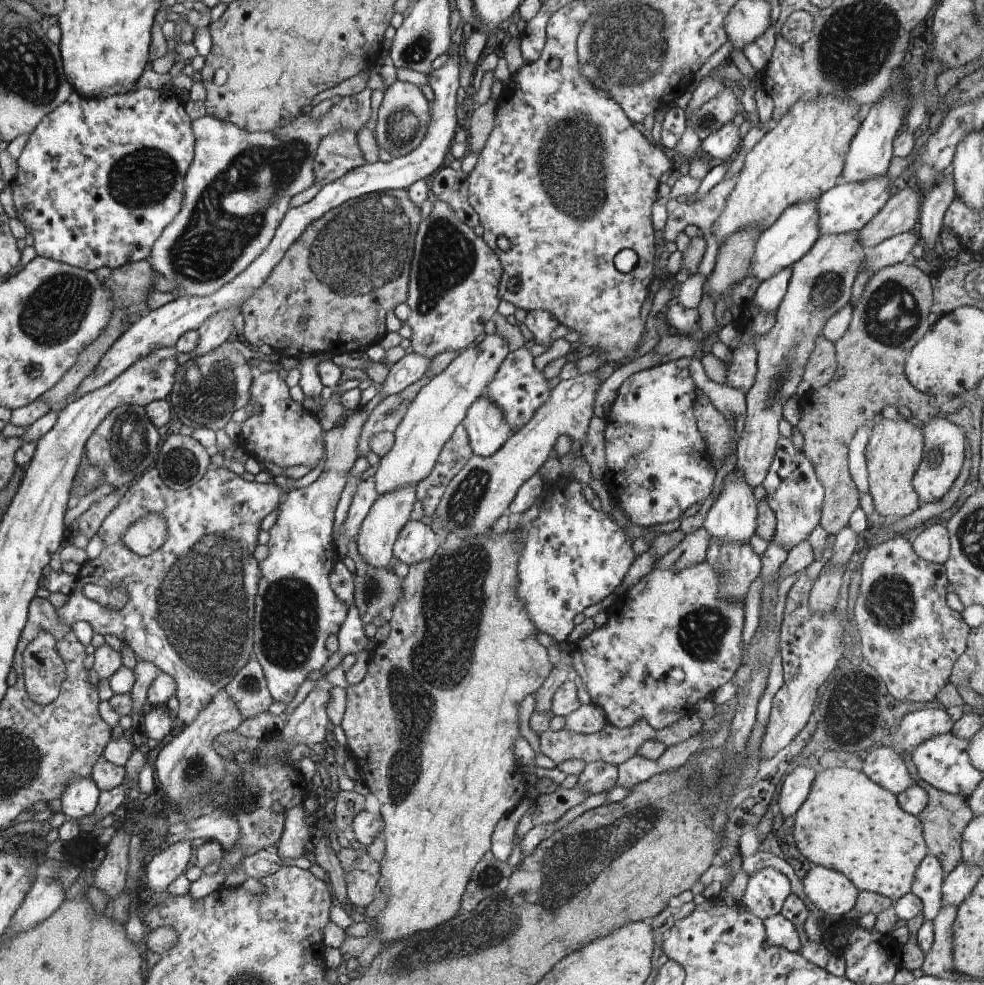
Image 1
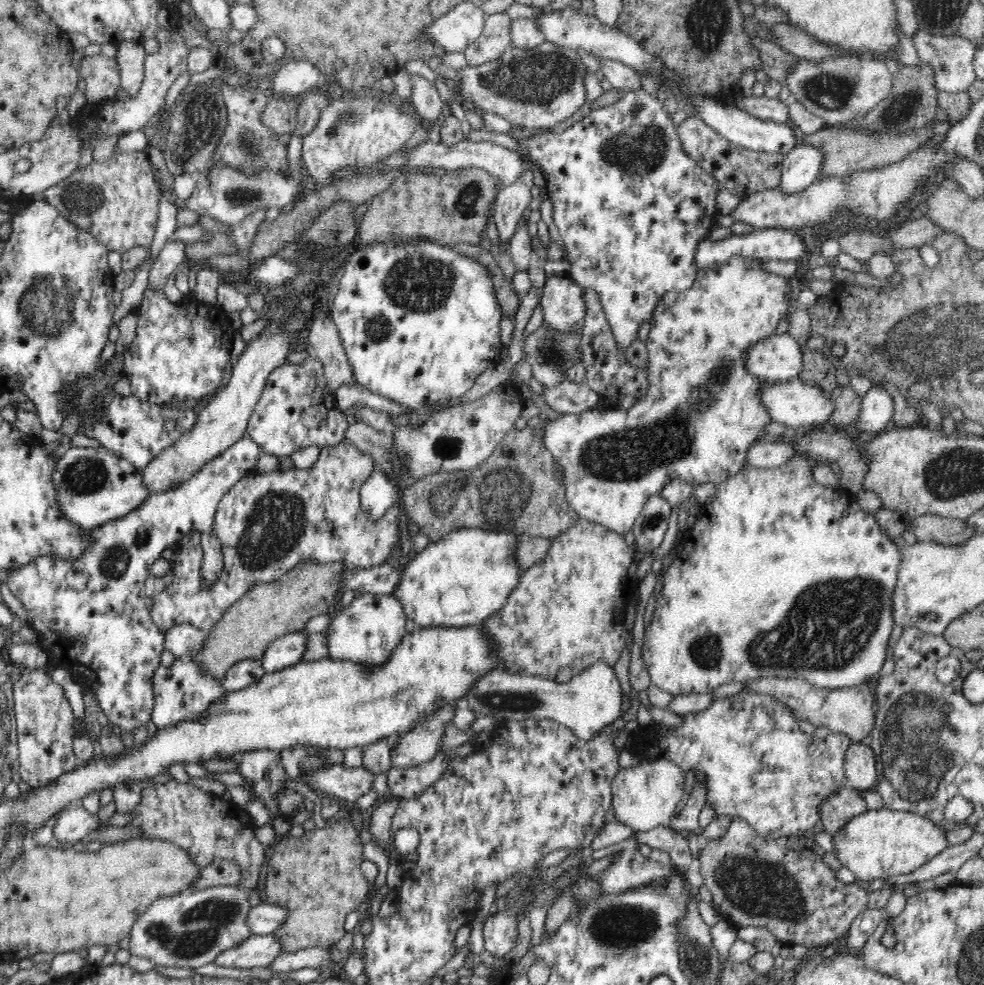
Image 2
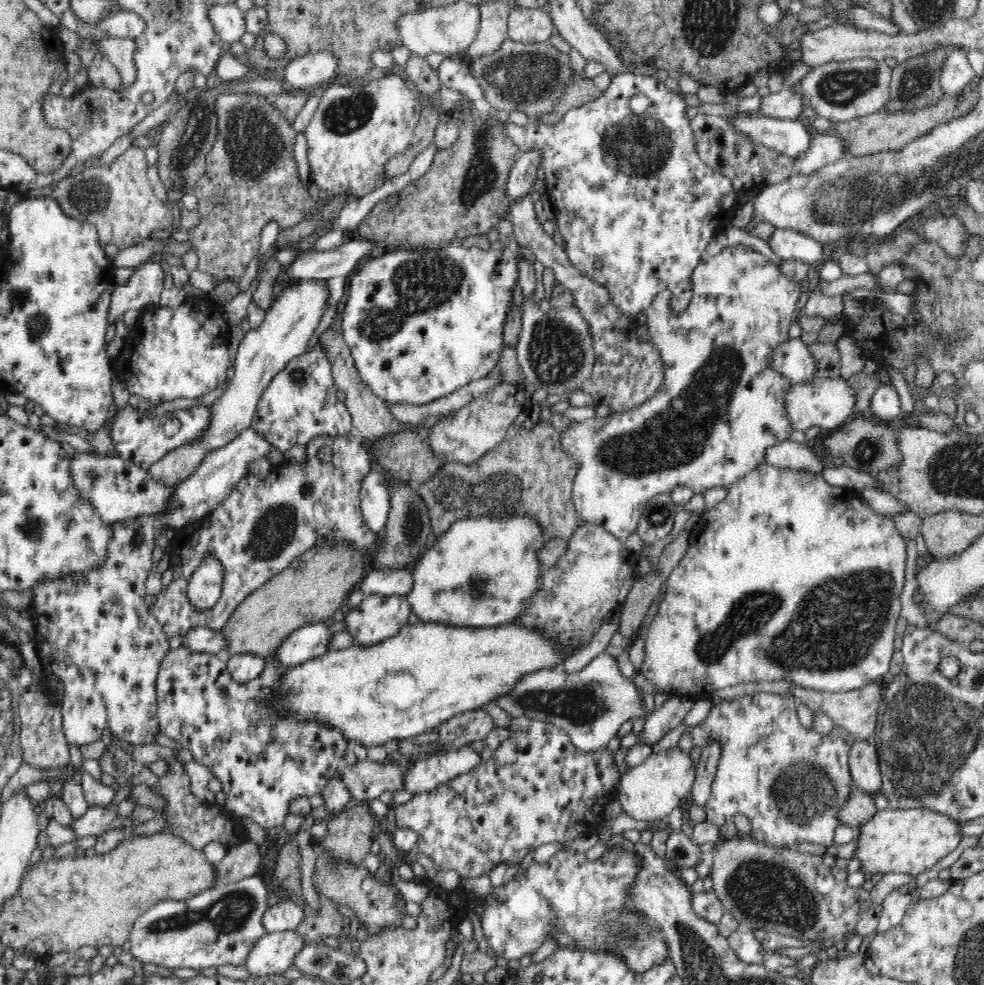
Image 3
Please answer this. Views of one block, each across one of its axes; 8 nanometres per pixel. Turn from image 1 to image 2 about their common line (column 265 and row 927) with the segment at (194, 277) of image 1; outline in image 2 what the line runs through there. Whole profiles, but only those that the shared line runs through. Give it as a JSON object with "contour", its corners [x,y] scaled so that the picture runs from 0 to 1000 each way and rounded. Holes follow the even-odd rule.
{"contour":[[[220,899],[201,906],[186,906],[177,911],[166,911],[154,916],[137,934],[131,946],[132,969],[148,973],[161,981],[179,981],[183,983],[203,983],[218,977],[226,966],[242,960],[244,956],[255,951],[256,943],[252,941],[252,928],[259,918],[259,906],[252,906],[243,899]]]}

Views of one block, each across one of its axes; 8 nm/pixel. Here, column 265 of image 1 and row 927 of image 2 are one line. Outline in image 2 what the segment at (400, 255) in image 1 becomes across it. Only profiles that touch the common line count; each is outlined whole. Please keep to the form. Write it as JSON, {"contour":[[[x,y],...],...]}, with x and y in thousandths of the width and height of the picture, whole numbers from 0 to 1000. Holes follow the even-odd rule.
{"contour":[[[348,828],[343,834],[334,832],[330,838],[325,837],[316,844],[311,843],[305,851],[289,849],[279,859],[276,870],[270,876],[270,909],[272,917],[293,921],[295,927],[291,936],[278,947],[287,957],[288,966],[296,968],[315,961],[334,964],[338,958],[350,952],[352,929],[362,924],[374,912],[376,905],[367,882],[371,872],[370,858],[365,847],[360,828]]]}

